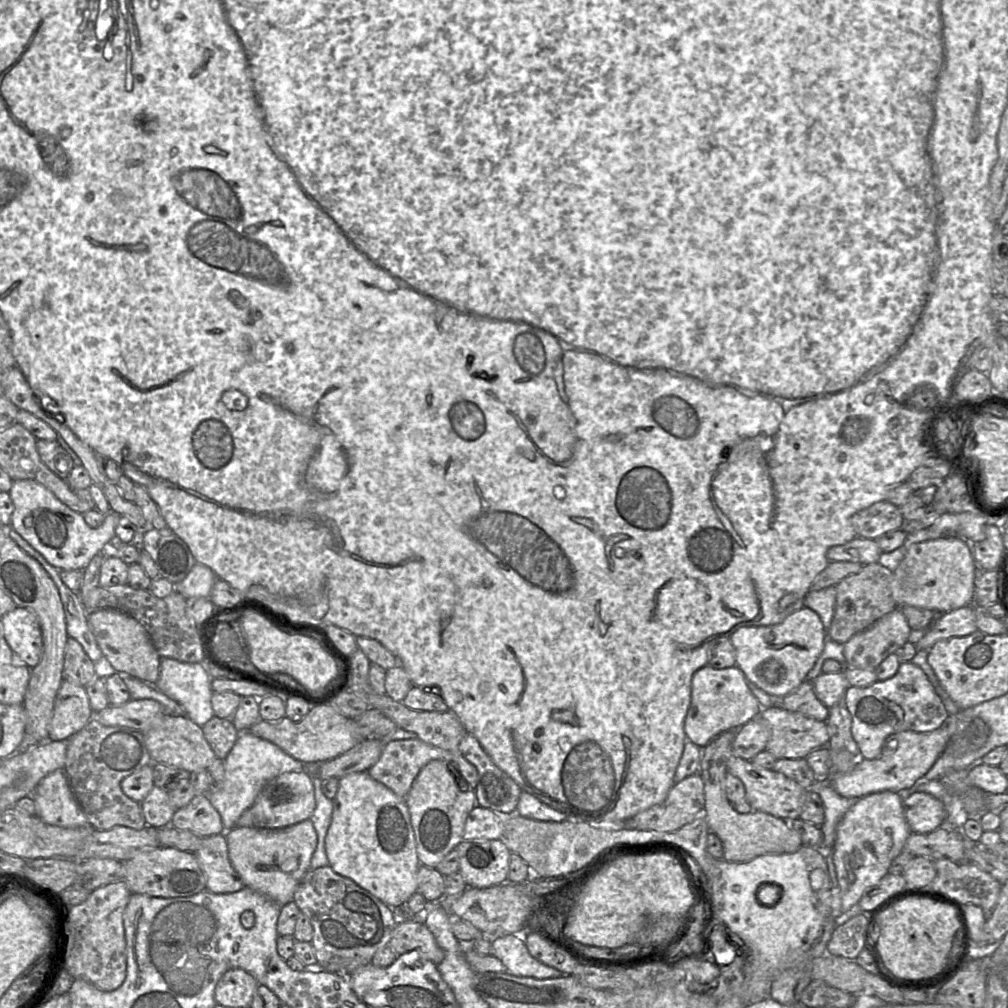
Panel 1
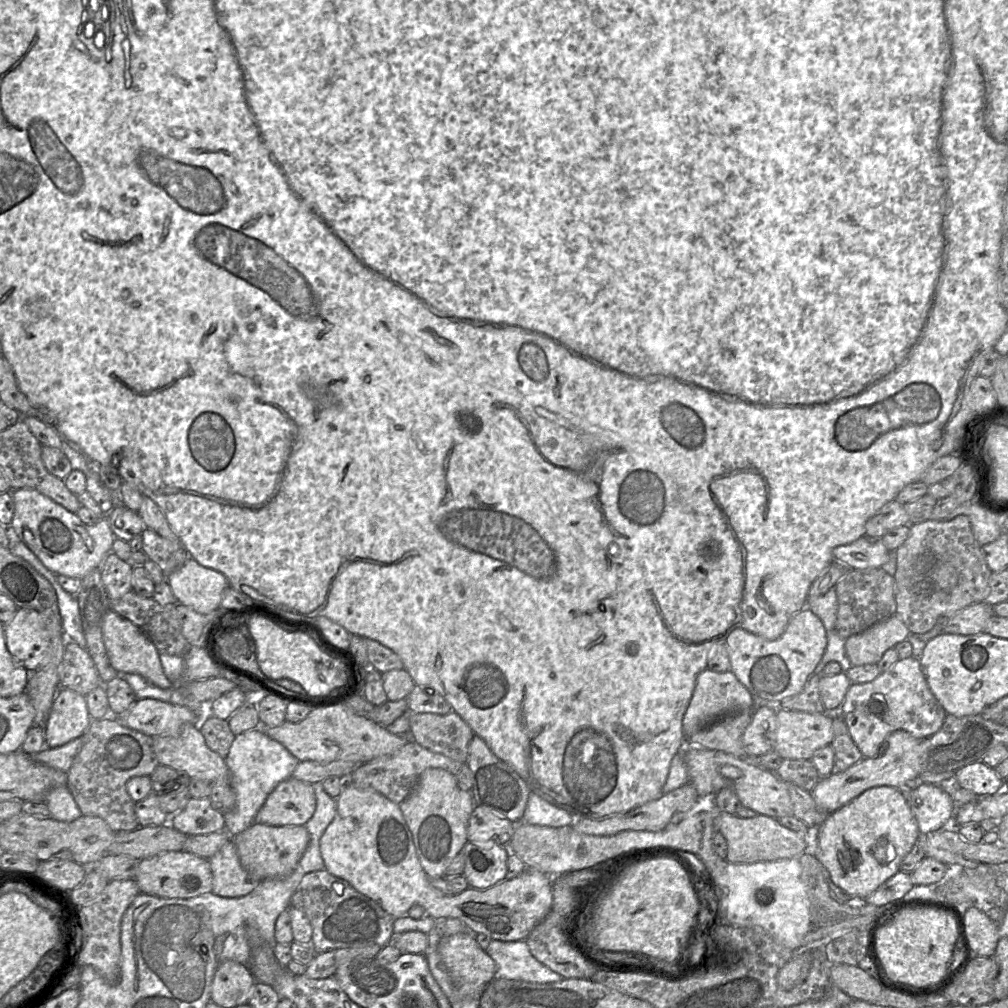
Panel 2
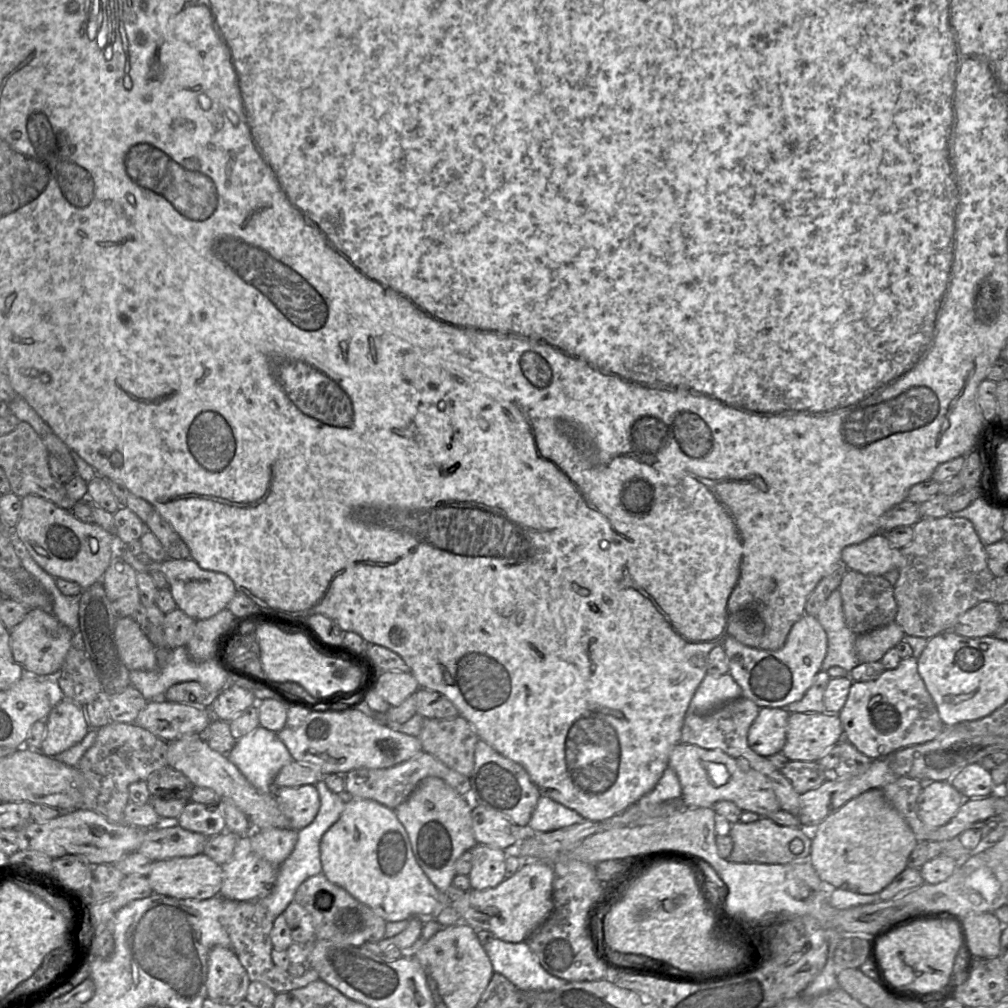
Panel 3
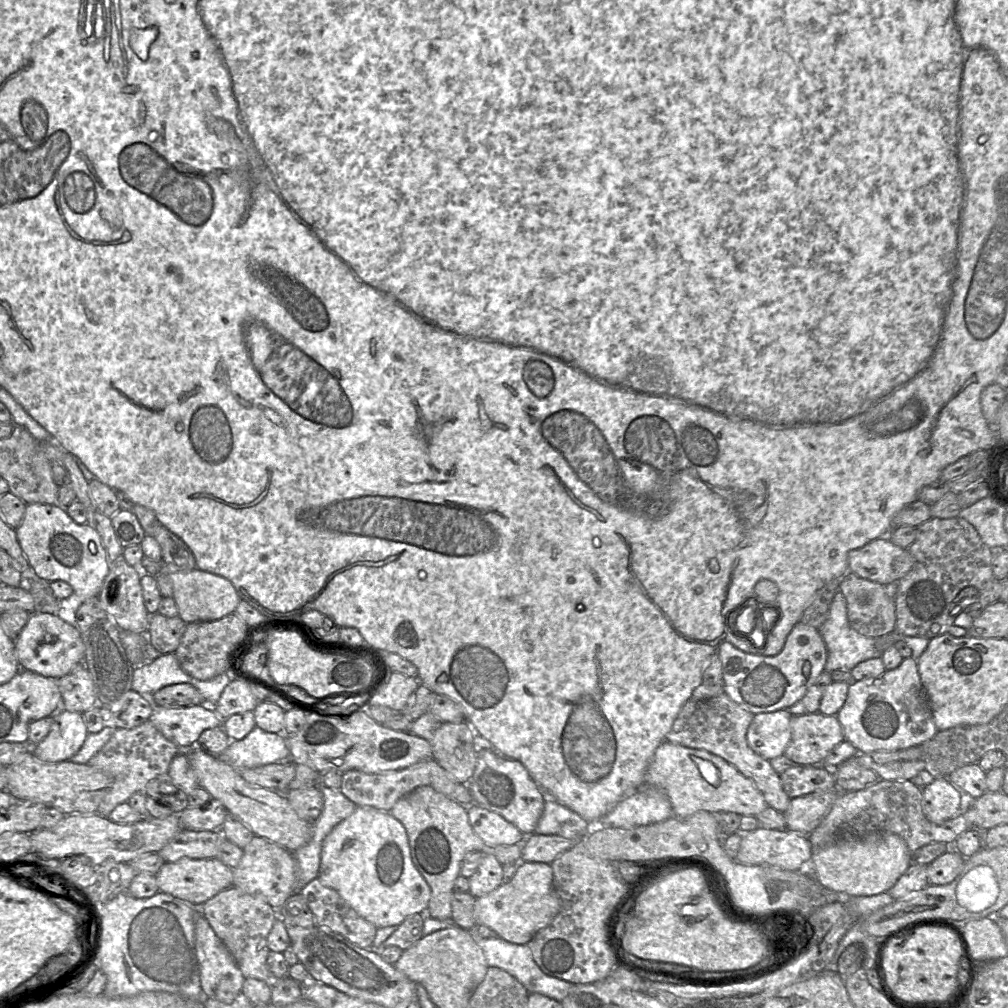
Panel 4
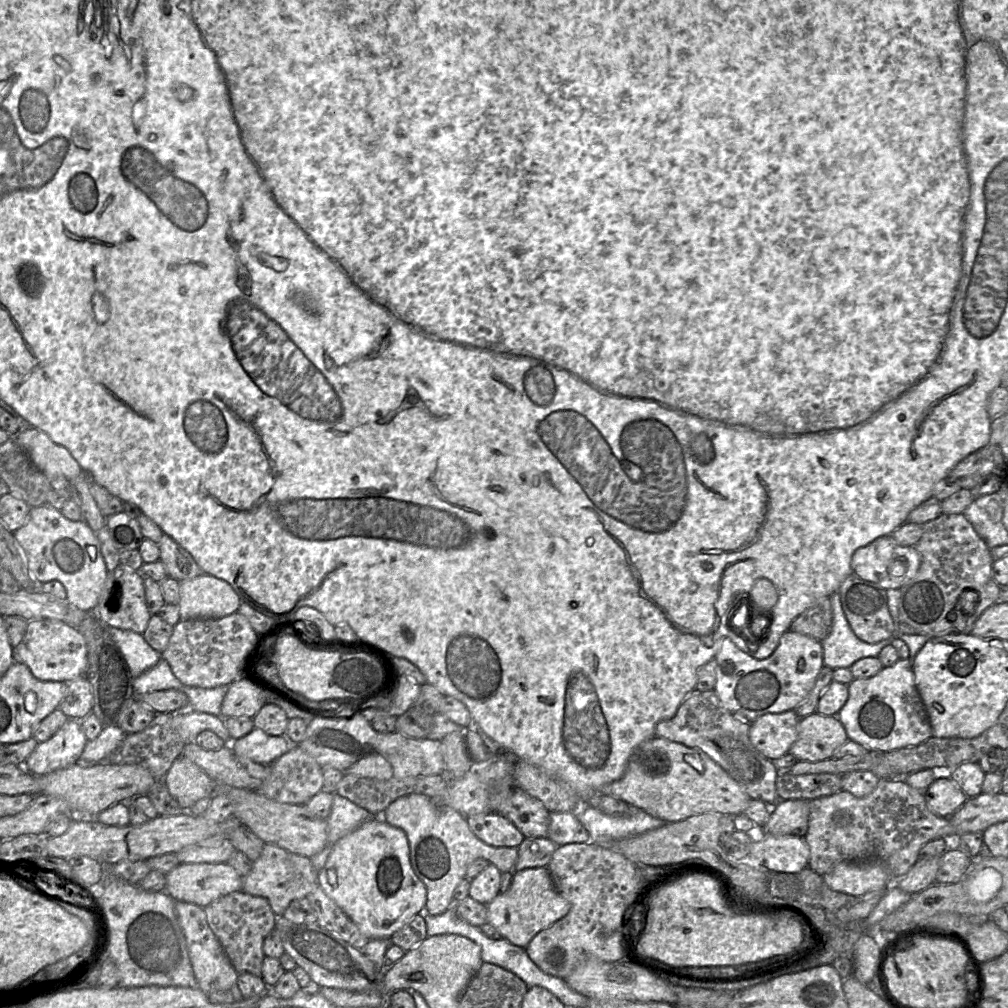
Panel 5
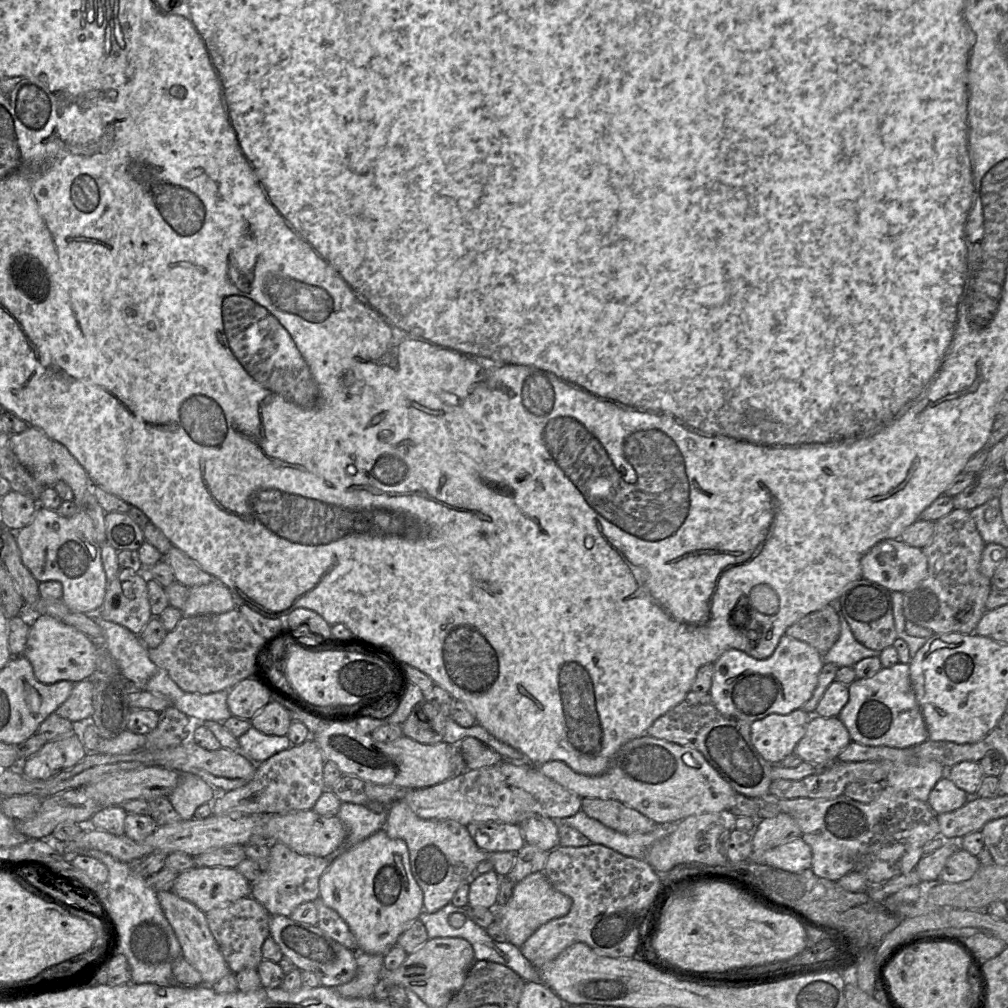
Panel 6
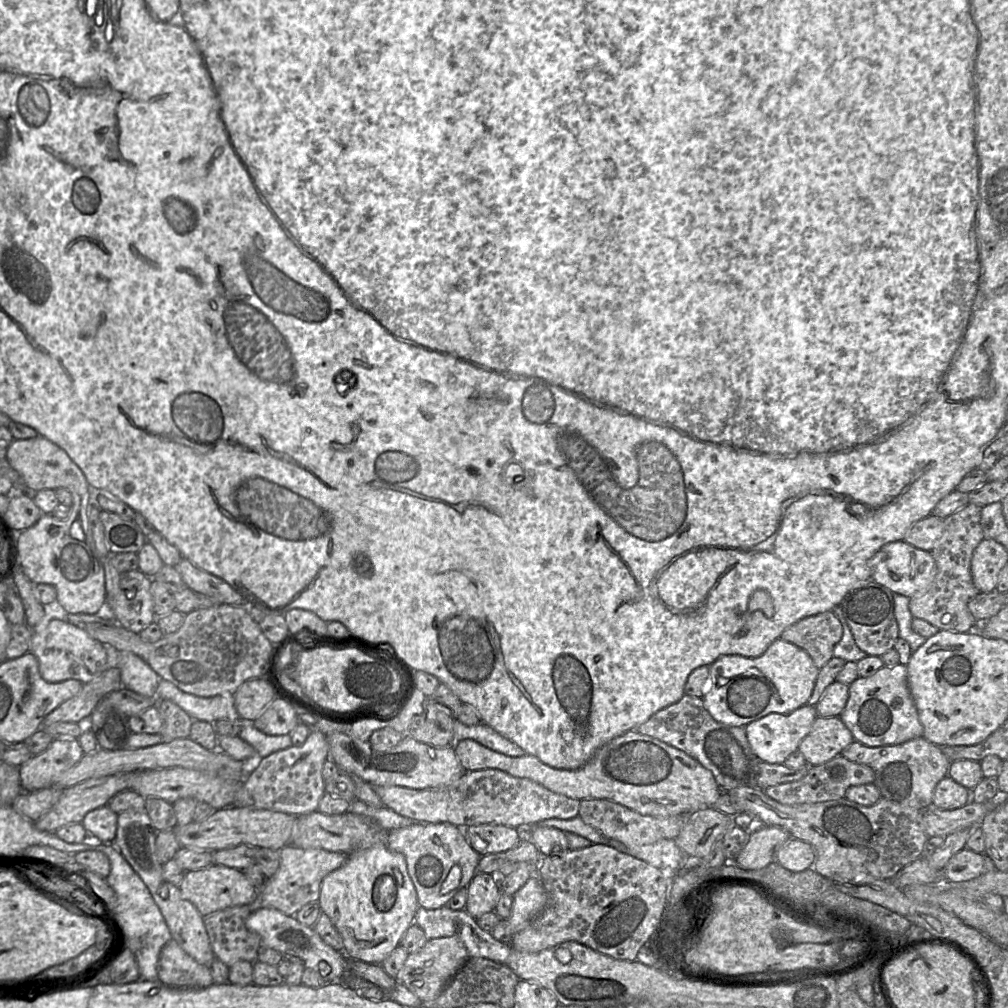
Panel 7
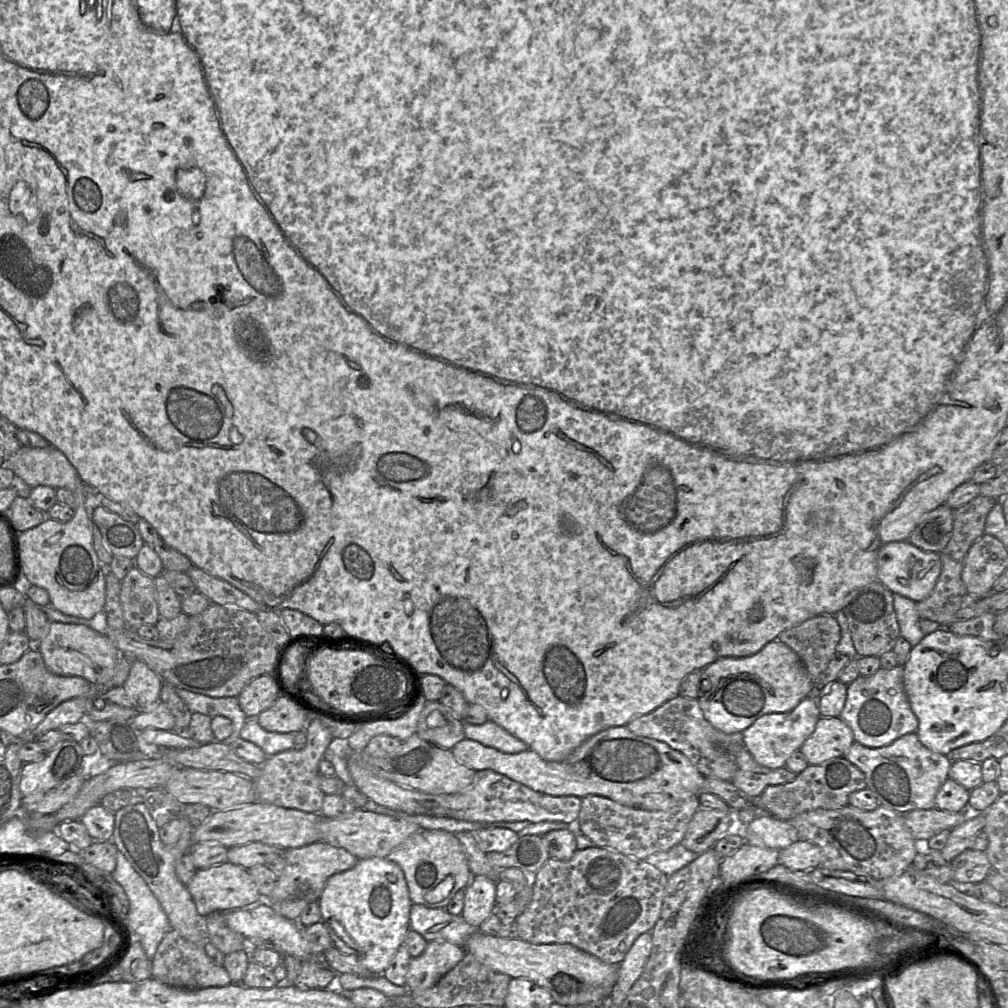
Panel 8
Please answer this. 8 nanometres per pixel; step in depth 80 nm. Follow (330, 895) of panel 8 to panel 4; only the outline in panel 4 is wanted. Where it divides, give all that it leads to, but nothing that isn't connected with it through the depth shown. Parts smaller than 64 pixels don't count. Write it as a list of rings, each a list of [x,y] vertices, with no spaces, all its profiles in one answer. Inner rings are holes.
[[[356,807],[355,811],[337,824],[323,840],[317,879],[335,890],[363,919],[377,929],[398,926],[408,917],[426,910],[431,890],[411,859],[406,830],[389,811],[373,807]]]

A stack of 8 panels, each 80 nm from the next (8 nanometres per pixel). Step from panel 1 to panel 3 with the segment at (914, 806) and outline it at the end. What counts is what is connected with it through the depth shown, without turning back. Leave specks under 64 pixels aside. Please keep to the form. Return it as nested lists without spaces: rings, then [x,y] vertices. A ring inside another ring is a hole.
[[[927,781],[917,799],[917,814],[928,827],[946,825],[966,798],[949,781]]]

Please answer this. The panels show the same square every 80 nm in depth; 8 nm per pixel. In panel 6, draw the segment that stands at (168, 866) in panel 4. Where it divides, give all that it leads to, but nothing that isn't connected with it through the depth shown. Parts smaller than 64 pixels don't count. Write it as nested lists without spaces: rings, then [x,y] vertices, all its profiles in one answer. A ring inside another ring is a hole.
[[[193,867],[176,877],[172,892],[203,913],[251,894],[251,883],[235,868]]]

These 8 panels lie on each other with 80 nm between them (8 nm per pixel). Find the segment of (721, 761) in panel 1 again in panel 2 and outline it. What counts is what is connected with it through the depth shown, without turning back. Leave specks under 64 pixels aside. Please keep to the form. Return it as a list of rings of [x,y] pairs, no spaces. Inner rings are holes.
[[[716,811],[716,831],[725,837],[728,845],[725,859],[733,864],[791,859],[808,850],[808,834],[799,834],[782,826],[777,819],[761,814],[753,818],[740,818],[737,815]]]

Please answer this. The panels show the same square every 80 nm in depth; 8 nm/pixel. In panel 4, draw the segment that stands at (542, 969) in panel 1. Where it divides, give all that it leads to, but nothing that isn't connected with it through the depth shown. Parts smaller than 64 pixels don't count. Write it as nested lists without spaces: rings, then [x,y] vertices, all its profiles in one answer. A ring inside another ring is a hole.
[[[476,929],[469,930],[472,938],[482,949],[488,967],[500,968],[515,977],[531,993],[539,993],[561,1002],[574,984],[545,974],[533,959],[528,944],[514,944],[501,938],[482,938]]]

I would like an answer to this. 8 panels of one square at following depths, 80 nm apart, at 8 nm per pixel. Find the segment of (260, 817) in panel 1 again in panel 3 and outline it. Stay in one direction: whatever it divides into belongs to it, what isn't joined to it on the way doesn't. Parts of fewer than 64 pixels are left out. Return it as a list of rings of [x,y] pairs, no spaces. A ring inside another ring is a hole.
[[[315,785],[275,788],[274,793],[292,829],[299,831],[315,819],[320,808],[320,797]]]

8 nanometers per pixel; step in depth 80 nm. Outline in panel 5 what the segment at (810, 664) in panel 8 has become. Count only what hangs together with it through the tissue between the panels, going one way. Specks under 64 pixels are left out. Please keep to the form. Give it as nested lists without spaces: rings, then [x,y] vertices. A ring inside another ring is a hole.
[[[826,596],[800,614],[791,623],[789,630],[821,642],[831,632],[832,622],[831,596]]]

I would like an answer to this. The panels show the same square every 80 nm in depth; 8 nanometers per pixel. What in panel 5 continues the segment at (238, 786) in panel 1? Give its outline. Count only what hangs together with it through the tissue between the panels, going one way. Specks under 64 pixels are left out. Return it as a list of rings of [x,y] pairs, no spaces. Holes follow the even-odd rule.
[[[259,728],[231,741],[231,748],[242,757],[255,763],[270,765],[291,749],[291,742],[285,735],[268,735]]]

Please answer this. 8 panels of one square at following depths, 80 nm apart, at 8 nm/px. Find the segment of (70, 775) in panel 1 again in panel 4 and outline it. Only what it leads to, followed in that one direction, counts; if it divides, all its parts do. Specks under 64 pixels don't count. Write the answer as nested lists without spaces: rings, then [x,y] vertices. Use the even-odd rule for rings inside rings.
[[[149,720],[131,729],[116,728],[109,741],[87,763],[111,779],[111,787],[97,813],[108,818],[116,806],[127,802],[136,792],[144,792],[150,780],[168,772],[173,758],[181,751],[184,750],[165,738]]]

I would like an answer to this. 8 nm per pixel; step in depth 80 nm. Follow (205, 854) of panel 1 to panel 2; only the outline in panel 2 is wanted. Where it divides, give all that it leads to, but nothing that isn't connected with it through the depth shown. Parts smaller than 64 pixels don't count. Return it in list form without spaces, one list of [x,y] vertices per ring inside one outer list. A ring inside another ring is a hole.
[[[233,840],[226,842],[208,861],[212,873],[212,893],[217,896],[242,897],[260,883],[242,867]]]

